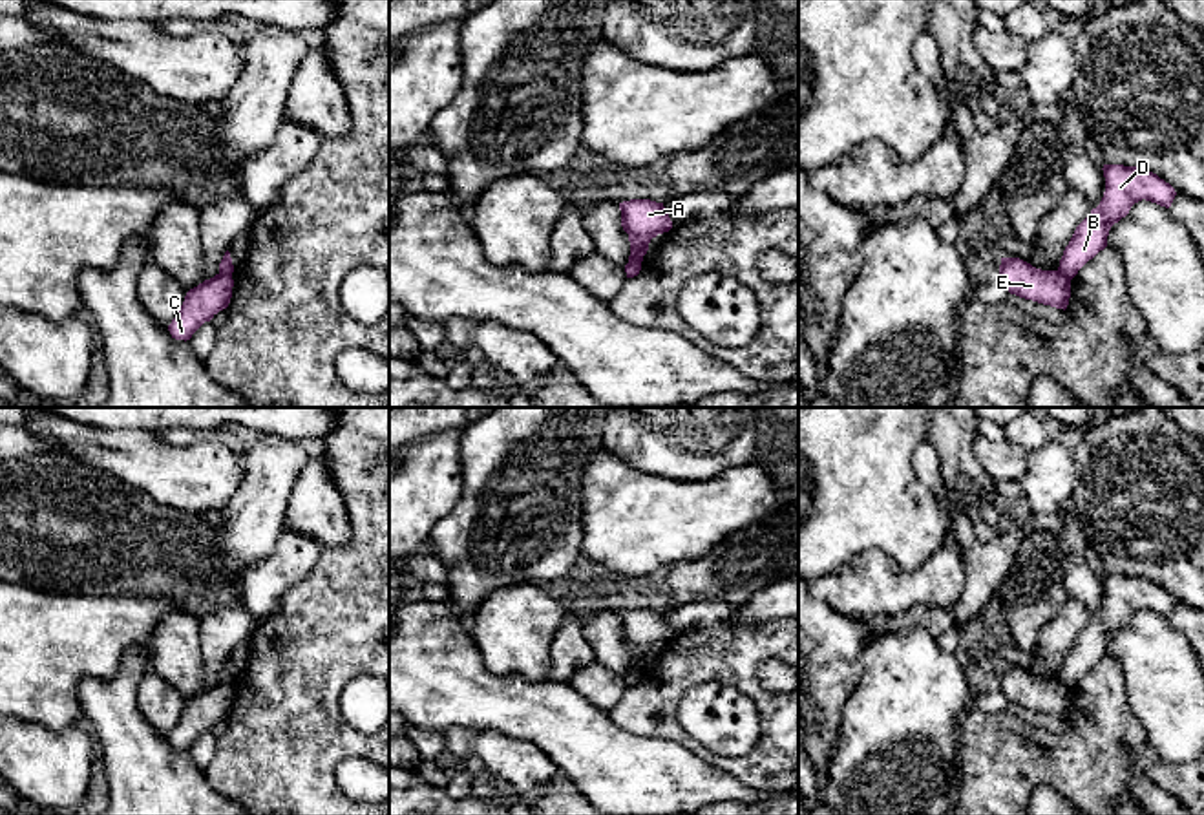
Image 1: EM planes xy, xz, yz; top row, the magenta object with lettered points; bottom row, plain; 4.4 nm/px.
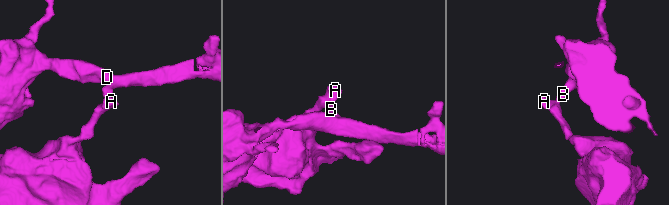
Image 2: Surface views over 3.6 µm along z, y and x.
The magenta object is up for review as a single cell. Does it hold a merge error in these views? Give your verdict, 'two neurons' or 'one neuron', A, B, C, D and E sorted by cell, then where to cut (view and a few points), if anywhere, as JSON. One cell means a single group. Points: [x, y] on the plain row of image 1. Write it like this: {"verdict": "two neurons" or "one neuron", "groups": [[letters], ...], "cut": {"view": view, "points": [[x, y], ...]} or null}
{"verdict": "two neurons", "groups": [["A", "C", "E"], ["B", "D"]], "cut": {"view": "yz", "points": [[1058, 678], [1071, 687]]}}

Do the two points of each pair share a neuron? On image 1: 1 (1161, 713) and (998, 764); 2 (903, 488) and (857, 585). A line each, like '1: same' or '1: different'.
1: different
2: different

